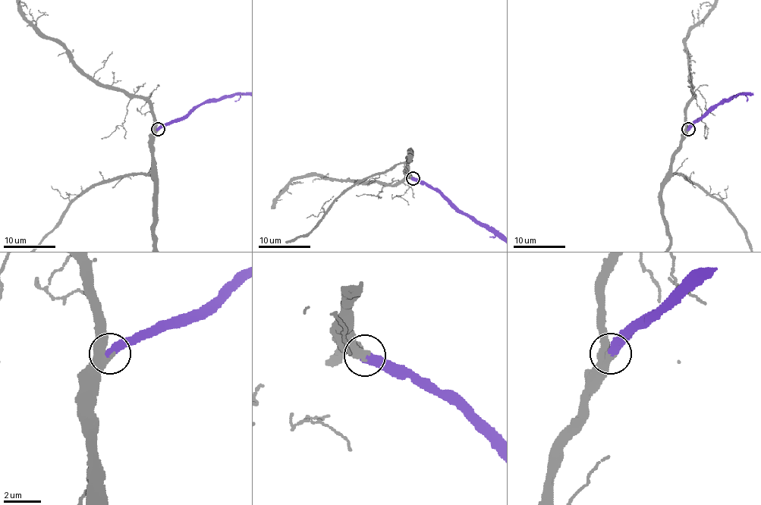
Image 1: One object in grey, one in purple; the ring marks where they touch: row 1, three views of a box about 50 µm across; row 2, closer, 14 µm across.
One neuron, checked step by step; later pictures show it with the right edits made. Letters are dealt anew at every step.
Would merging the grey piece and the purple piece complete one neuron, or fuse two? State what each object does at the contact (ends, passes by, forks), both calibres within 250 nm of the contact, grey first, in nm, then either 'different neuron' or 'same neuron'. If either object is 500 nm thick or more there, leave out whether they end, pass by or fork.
calibres 400 and 500 nm; same neuron

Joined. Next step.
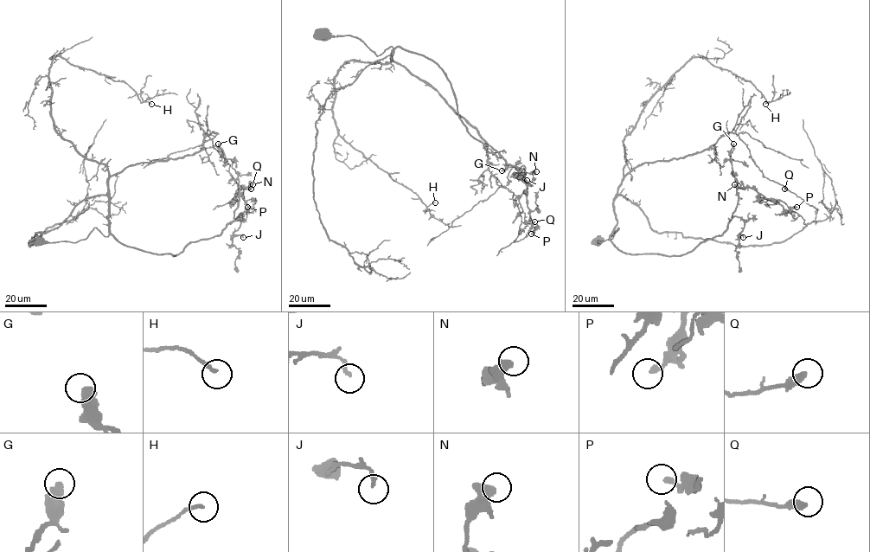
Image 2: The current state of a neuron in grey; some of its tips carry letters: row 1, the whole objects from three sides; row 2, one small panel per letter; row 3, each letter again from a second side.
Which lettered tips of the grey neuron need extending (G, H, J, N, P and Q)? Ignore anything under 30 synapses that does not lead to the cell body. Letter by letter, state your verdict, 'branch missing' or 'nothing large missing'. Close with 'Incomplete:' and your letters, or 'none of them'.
G: nothing large missing
H: nothing large missing
J: nothing large missing
N: nothing large missing
P: nothing large missing
Q: nothing large missing
Incomplete: none of them

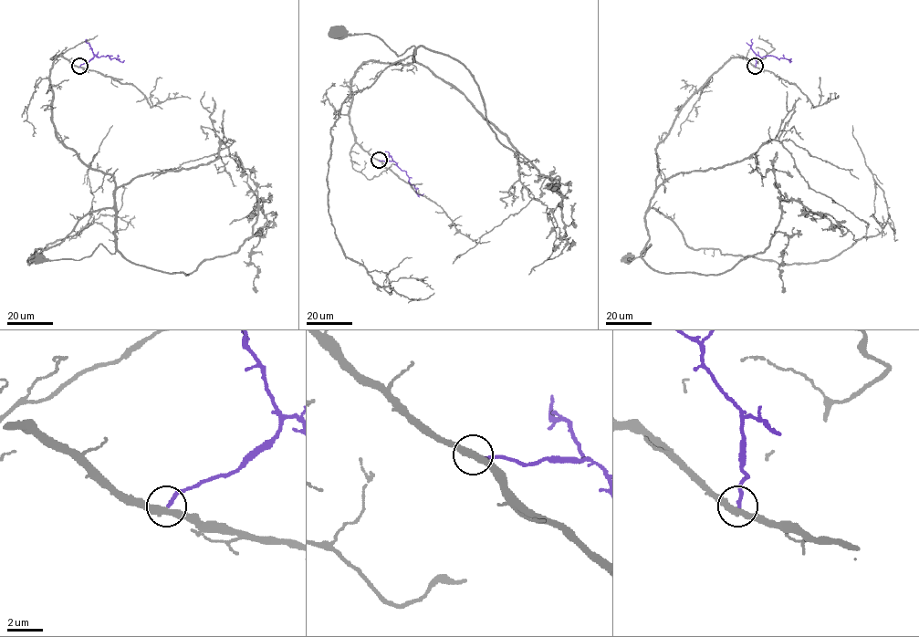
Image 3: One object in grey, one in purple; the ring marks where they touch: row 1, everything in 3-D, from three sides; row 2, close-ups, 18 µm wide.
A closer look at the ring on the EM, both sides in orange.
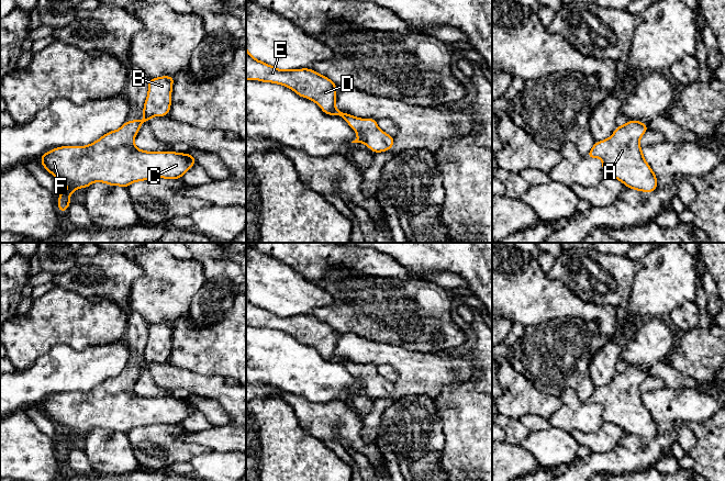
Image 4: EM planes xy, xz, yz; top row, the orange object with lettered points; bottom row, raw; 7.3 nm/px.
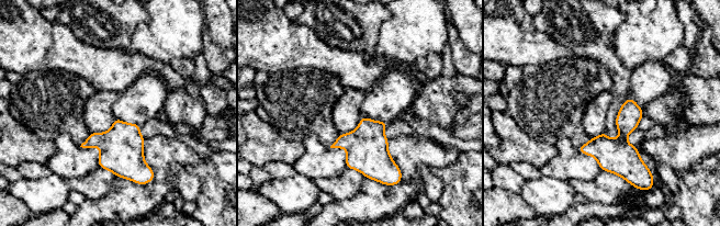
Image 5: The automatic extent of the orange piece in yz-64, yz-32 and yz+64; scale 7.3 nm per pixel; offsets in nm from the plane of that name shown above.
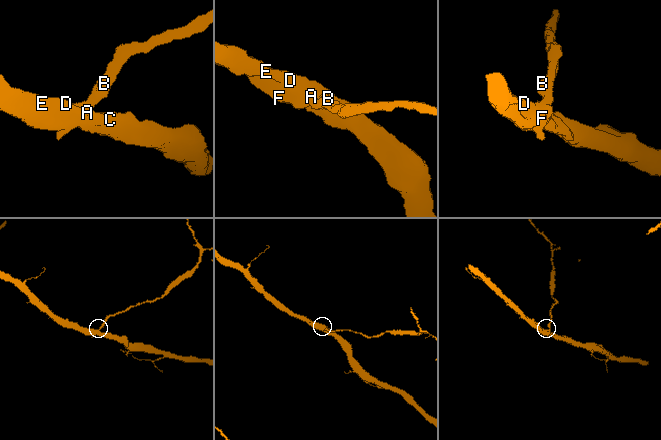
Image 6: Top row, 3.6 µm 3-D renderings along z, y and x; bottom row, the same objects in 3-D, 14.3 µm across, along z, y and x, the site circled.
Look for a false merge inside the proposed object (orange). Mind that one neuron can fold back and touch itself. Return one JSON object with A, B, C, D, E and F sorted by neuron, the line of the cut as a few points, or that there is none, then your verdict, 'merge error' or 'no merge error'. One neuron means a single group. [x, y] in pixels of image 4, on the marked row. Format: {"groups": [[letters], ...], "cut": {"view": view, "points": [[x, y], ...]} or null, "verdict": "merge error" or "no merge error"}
{"groups": [["A", "B", "C", "D", "E", "F"]], "cut": null, "verdict": "no merge error"}

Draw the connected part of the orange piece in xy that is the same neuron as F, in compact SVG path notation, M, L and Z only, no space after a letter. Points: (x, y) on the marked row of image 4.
M175 76L150 78L142 121L126 121L119 130L110 131L87 146L62 146L41 156L41 164L68 189L59 192L58 210L64 213L70 194L93 182L127 188L131 183L156 179L181 179L198 164L191 154L146 152L134 144L143 123L153 116L168 115Z

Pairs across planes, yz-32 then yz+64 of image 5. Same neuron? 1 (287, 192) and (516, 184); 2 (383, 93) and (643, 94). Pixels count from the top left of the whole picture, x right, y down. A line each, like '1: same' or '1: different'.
1: different
2: same

